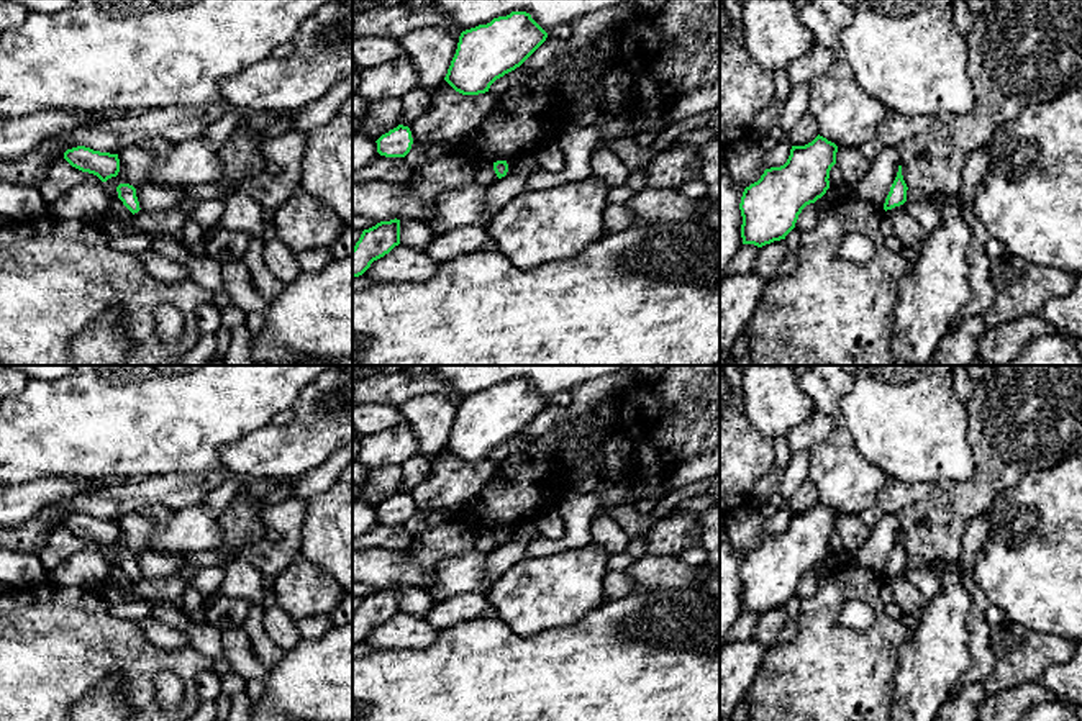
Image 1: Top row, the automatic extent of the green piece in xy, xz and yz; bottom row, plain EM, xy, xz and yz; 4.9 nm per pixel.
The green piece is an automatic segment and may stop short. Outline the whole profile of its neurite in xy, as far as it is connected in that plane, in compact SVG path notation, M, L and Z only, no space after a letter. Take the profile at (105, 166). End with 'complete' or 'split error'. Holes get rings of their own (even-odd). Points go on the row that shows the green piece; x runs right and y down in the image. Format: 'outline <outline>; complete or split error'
outline M85 146L67 149L64 159L72 167L97 175L102 182L116 177L120 172L118 154L100 152Z; complete

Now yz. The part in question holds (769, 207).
outline M816 136L805 146L792 146L787 162L766 169L761 179L744 188L739 210L743 216L743 244L762 247L785 239L795 228L802 210L821 198L830 188L830 170L836 164L838 146L823 136Z; complete

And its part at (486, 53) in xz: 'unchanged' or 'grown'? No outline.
unchanged

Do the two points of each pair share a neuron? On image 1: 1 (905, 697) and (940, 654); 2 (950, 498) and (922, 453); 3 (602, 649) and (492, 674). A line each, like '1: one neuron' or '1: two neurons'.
1: one neuron
2: two neurons
3: one neuron

